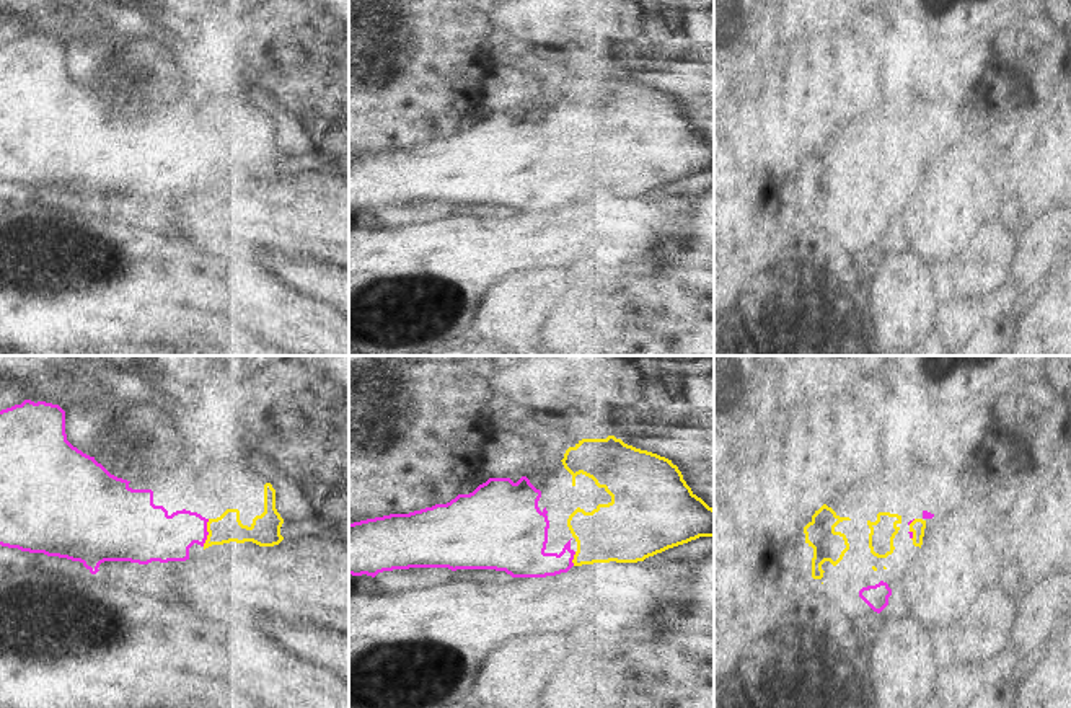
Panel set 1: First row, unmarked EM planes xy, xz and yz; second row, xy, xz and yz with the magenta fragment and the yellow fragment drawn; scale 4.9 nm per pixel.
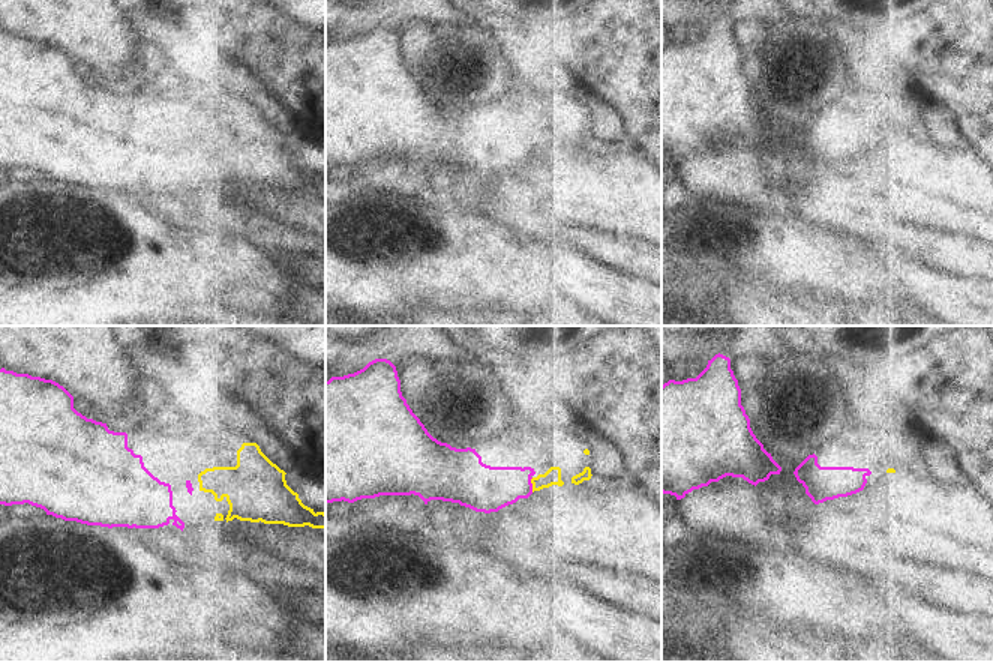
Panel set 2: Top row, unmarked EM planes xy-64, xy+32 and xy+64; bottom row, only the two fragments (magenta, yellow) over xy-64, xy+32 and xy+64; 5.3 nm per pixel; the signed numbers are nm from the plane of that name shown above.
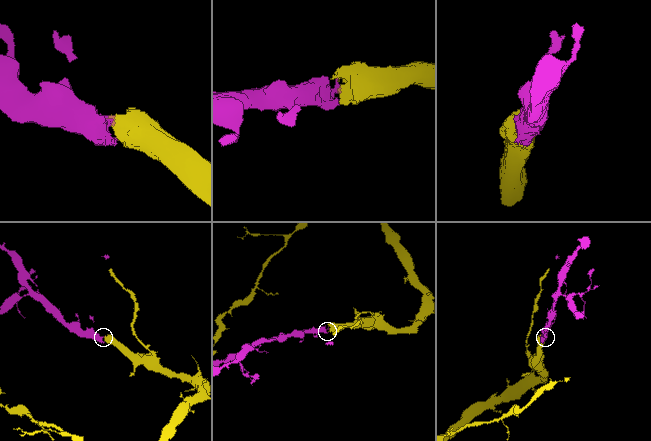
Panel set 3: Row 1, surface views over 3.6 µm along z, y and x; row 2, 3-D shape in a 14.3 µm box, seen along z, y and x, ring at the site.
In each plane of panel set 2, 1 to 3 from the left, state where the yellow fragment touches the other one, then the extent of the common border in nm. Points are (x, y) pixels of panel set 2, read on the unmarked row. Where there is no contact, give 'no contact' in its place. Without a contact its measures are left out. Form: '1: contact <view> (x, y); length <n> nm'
1: no contact
2: contact xy+32 (531, 149); length 80 nm
3: no contact

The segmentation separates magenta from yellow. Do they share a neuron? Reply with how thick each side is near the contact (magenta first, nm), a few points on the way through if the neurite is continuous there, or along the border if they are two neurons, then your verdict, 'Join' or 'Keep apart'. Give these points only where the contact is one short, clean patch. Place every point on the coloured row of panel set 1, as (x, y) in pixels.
Thickness 240 nm (magenta) against 140 nm. Path across: xy (157, 537), (207, 532), (227, 527). Join.

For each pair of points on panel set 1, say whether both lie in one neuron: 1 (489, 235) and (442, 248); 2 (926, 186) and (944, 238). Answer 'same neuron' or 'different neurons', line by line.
1: same neuron
2: same neuron

